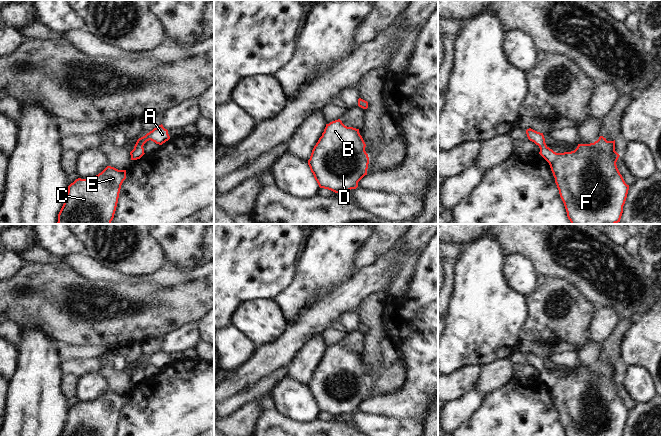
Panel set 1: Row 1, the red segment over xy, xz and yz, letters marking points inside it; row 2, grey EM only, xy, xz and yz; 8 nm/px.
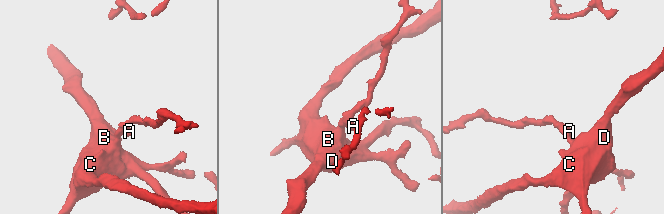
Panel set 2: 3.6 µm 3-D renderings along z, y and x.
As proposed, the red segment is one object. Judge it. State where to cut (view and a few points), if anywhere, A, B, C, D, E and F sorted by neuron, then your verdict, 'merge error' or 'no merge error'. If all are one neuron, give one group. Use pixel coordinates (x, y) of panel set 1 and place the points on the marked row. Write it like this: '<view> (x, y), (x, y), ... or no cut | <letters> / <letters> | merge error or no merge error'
no cut | A B C D E F | no merge error

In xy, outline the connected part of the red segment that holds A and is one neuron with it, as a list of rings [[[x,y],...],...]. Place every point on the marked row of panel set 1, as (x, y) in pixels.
[[[162,124],[159,125],[158,127],[147,133],[145,136],[137,140],[134,149],[130,152],[131,160],[140,159],[145,154],[143,146],[147,141],[151,140],[156,144],[162,145],[169,139],[170,136],[168,134],[168,130],[165,129]]]

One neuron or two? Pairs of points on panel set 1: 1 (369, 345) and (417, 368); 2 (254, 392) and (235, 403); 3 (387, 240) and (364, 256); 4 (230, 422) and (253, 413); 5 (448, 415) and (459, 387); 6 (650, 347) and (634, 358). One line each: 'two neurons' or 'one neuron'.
1: two neurons
2: one neuron
3: one neuron
4: one neuron
5: two neurons
6: one neuron

